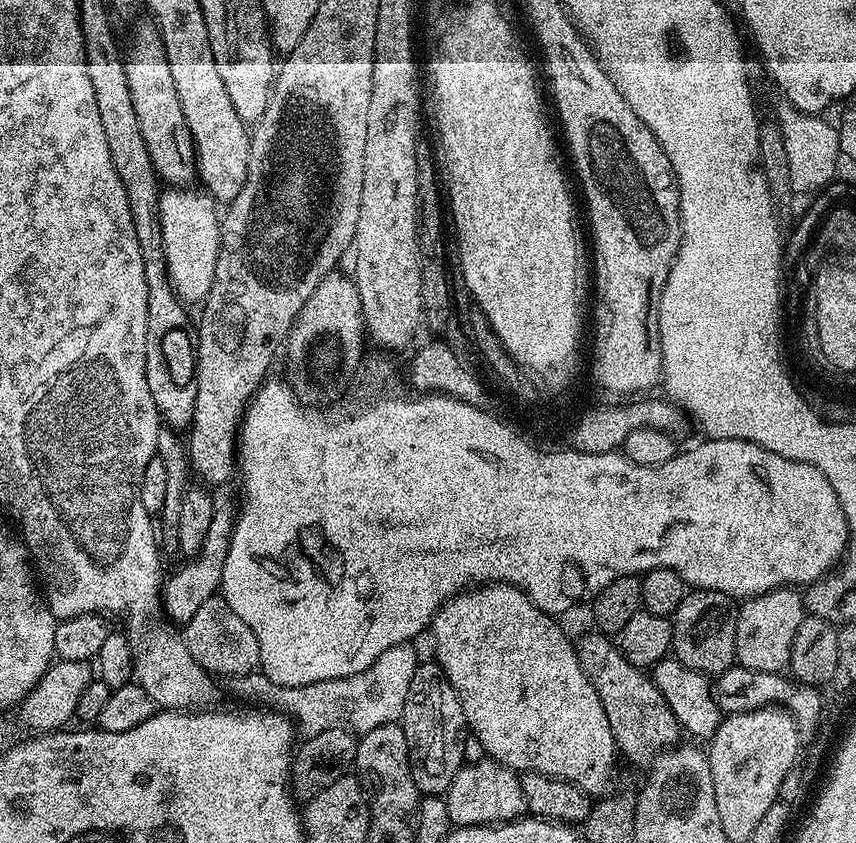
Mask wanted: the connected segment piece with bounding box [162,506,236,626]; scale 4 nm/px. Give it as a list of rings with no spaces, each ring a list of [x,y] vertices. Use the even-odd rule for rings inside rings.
[[[217,507],[214,518],[210,518],[210,530],[194,558],[183,561],[184,565],[165,579],[162,584],[162,612],[173,625],[183,626],[194,618],[194,613],[212,596],[217,595],[222,582],[222,570],[226,567],[226,554],[230,554],[232,528],[236,525],[233,509]]]

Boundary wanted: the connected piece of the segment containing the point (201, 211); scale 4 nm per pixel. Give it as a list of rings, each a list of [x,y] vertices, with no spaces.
[[[170,188],[163,191],[159,200],[159,228],[162,230],[163,252],[167,260],[168,277],[182,302],[203,303],[213,284],[214,266],[220,249],[220,212],[210,194],[195,188]]]

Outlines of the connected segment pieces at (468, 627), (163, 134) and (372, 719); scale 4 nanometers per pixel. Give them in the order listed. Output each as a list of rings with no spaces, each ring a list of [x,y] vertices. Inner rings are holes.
[[[493,582],[473,587],[471,590],[465,590],[460,595],[452,597],[448,603],[436,611],[436,617],[430,625],[430,637],[432,636],[433,642],[436,643],[434,660],[444,671],[444,676],[450,682],[450,686],[454,686],[462,702],[465,725],[470,729],[471,735],[476,736],[478,742],[482,742],[485,757],[497,760],[499,764],[504,764],[520,774],[541,772],[547,776],[556,776],[559,780],[569,780],[571,784],[577,784],[582,791],[600,798],[613,787],[611,786],[612,771],[616,768],[616,756],[618,758],[616,739],[610,730],[610,718],[606,718],[606,710],[602,710],[602,698],[598,698],[598,690],[594,690],[590,678],[578,662],[575,643],[571,639],[568,641],[567,634],[552,620],[555,619],[549,613],[534,606],[531,598],[512,584]]]
[[[151,23],[140,24],[132,32],[132,41],[126,46],[126,83],[130,85],[130,98],[134,98],[134,114],[138,114],[138,130],[142,130],[142,138],[146,142],[146,150],[150,154],[152,169],[157,177],[168,186],[188,186],[197,179],[196,147],[192,141],[190,130],[186,126],[186,114],[182,114],[182,102],[178,102],[178,94],[174,90],[174,77],[170,74],[170,62],[166,62],[166,50],[159,32]]]
[[[411,643],[391,647],[380,654],[367,670],[342,679],[326,679],[303,687],[278,687],[257,670],[241,677],[238,684],[244,697],[263,699],[270,703],[267,705],[290,717],[303,737],[343,726],[363,734],[376,726],[395,723],[403,715],[410,680],[420,663],[420,657],[412,647]]]

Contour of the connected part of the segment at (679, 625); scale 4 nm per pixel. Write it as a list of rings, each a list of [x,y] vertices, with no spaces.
[[[705,588],[685,591],[681,604],[670,619],[672,622],[672,650],[671,655],[678,662],[685,664],[690,670],[703,672],[709,678],[715,678],[736,664],[736,613],[738,604],[731,596],[724,592],[715,592]]]

